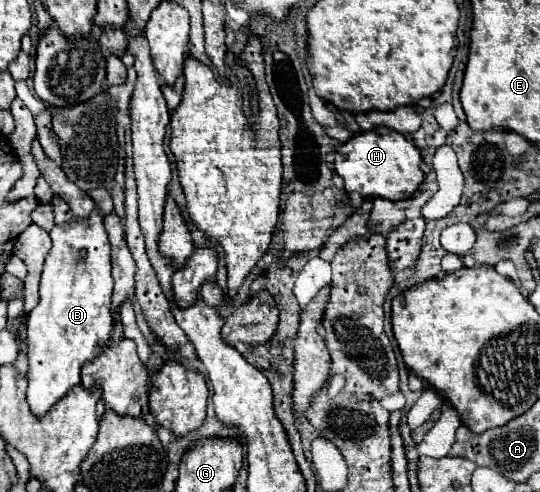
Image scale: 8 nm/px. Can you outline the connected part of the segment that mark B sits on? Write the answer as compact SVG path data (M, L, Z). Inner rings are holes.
M94 209L88 219L74 219L50 231L52 249L46 255L40 303L28 315L28 389L26 401L36 417L44 417L72 387L80 385L84 363L102 353L112 333L112 275L110 243L102 225L102 213ZM86 251L86 259L80 253Z

